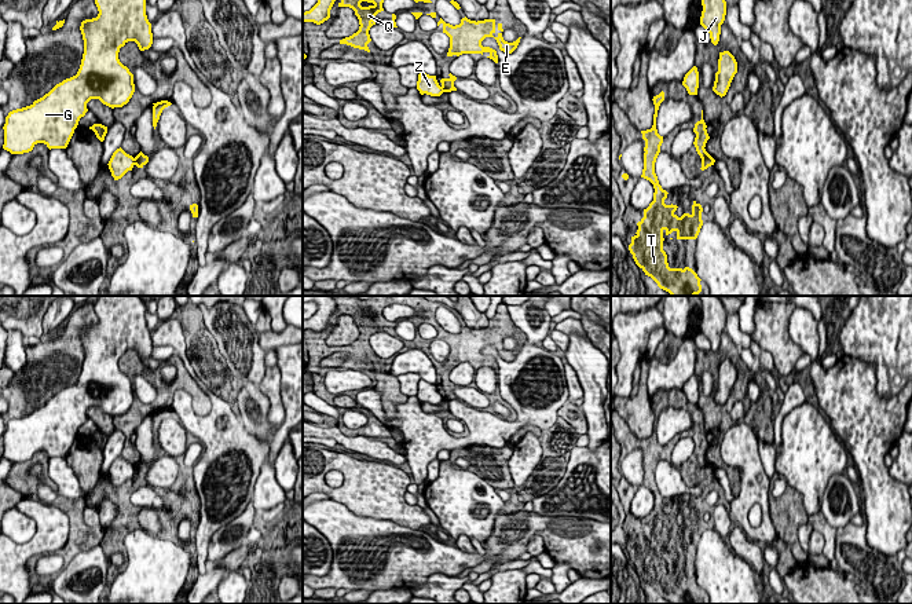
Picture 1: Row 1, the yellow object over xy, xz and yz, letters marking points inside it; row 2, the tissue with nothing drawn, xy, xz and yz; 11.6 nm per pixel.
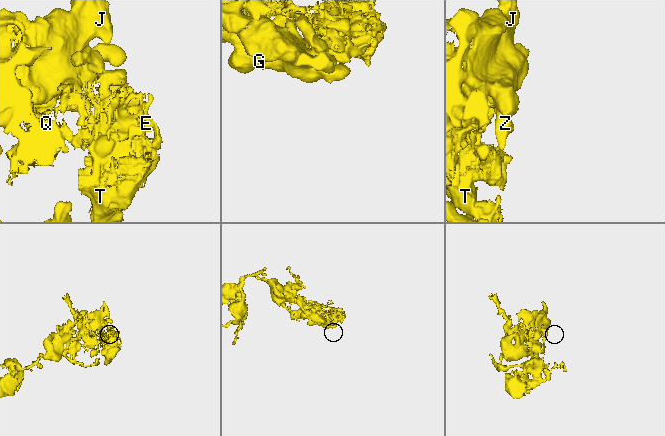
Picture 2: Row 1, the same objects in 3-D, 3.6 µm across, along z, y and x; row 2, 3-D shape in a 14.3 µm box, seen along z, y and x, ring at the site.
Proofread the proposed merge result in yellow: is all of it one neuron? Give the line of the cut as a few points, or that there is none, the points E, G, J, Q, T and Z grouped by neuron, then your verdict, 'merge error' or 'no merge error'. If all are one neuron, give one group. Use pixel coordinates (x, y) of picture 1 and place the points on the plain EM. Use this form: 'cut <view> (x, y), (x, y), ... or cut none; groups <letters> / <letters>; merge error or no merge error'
cut xy (134, 467), (135, 472); groups E Q T / G J Z; merge error

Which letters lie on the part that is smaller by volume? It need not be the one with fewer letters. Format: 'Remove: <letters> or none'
Remove: E, Q, T

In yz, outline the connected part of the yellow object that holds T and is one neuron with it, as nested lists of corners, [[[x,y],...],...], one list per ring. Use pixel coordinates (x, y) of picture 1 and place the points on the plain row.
[[[664,400],[653,405],[655,422],[651,438],[641,439],[645,449],[644,477],[641,486],[653,493],[653,509],[644,517],[644,526],[637,531],[638,538],[631,545],[629,559],[636,572],[651,585],[660,597],[671,604],[696,604],[702,600],[700,586],[689,576],[670,576],[667,563],[663,559],[663,543],[673,539],[677,548],[696,548],[703,534],[700,512],[693,509],[692,521],[684,521],[678,526],[674,520],[677,513],[666,513],[667,499],[659,493],[655,482],[655,471],[660,461],[663,444],[658,442],[656,425],[660,411],[664,409]]]

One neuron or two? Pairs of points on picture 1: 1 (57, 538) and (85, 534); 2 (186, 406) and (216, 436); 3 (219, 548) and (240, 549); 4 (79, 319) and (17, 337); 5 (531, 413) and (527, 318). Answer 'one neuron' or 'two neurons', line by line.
1: two neurons
2: one neuron
3: one neuron
4: two neurons
5: two neurons

